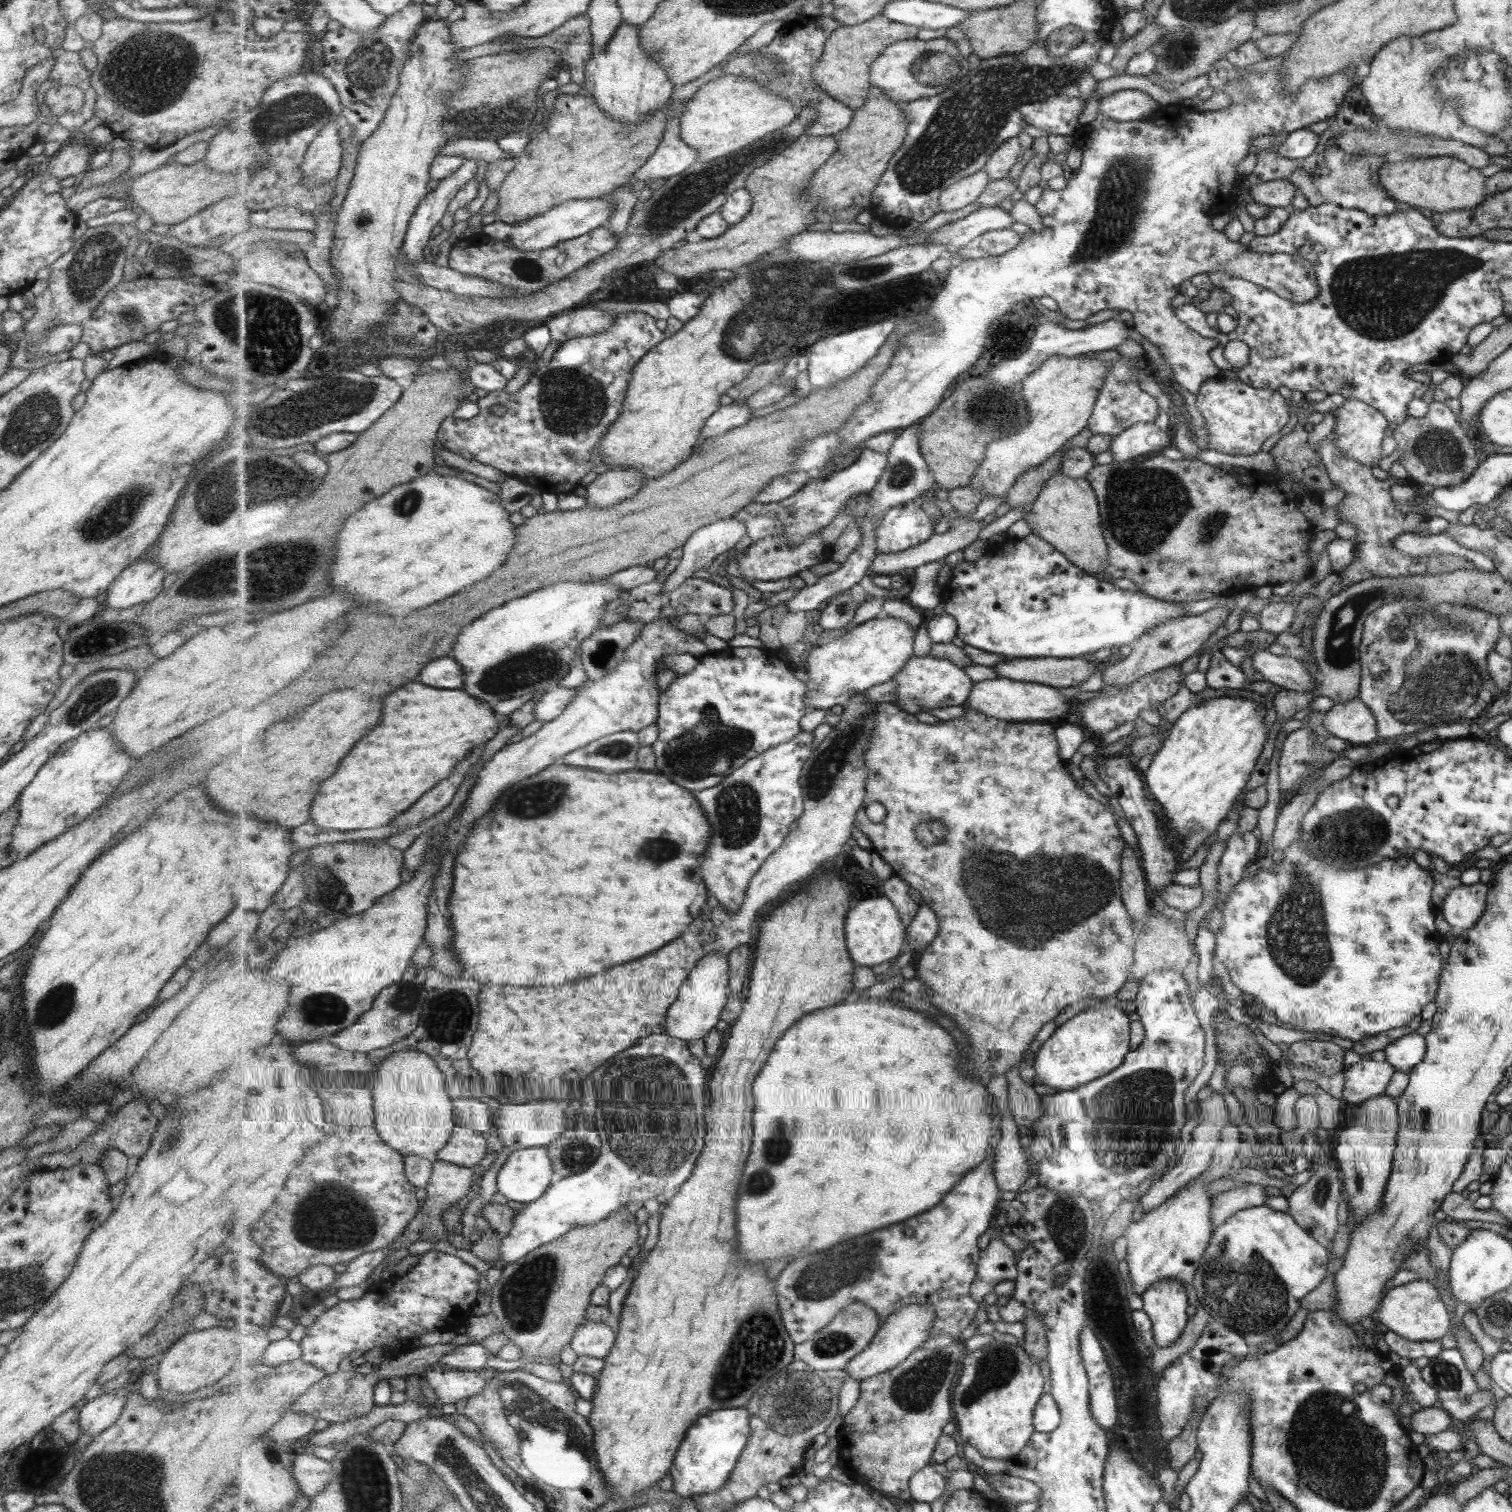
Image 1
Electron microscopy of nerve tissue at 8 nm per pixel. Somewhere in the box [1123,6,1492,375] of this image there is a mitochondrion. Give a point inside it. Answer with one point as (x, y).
(1385, 296)

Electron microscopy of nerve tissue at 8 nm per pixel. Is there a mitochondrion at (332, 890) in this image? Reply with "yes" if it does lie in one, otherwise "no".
yes

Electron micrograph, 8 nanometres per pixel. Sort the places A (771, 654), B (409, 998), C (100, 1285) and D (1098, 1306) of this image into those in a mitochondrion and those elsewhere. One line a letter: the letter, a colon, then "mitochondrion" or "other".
A: other
B: mitochondrion
C: other
D: other

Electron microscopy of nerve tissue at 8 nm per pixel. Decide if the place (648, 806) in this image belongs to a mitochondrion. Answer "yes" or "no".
no

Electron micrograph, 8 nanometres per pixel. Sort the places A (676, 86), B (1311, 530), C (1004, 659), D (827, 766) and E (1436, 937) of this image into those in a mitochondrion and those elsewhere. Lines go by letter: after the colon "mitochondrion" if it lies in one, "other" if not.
A: other
B: other
C: other
D: mitochondrion
E: other

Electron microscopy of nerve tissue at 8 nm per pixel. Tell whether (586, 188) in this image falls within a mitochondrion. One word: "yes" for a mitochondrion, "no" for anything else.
no

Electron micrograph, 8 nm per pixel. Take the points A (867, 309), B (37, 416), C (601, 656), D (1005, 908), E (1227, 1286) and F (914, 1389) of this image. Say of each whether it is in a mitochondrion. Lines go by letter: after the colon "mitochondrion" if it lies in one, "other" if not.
A: other
B: mitochondrion
C: mitochondrion
D: mitochondrion
E: mitochondrion
F: mitochondrion

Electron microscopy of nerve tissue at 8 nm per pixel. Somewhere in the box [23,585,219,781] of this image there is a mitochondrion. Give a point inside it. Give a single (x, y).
(95, 641)

